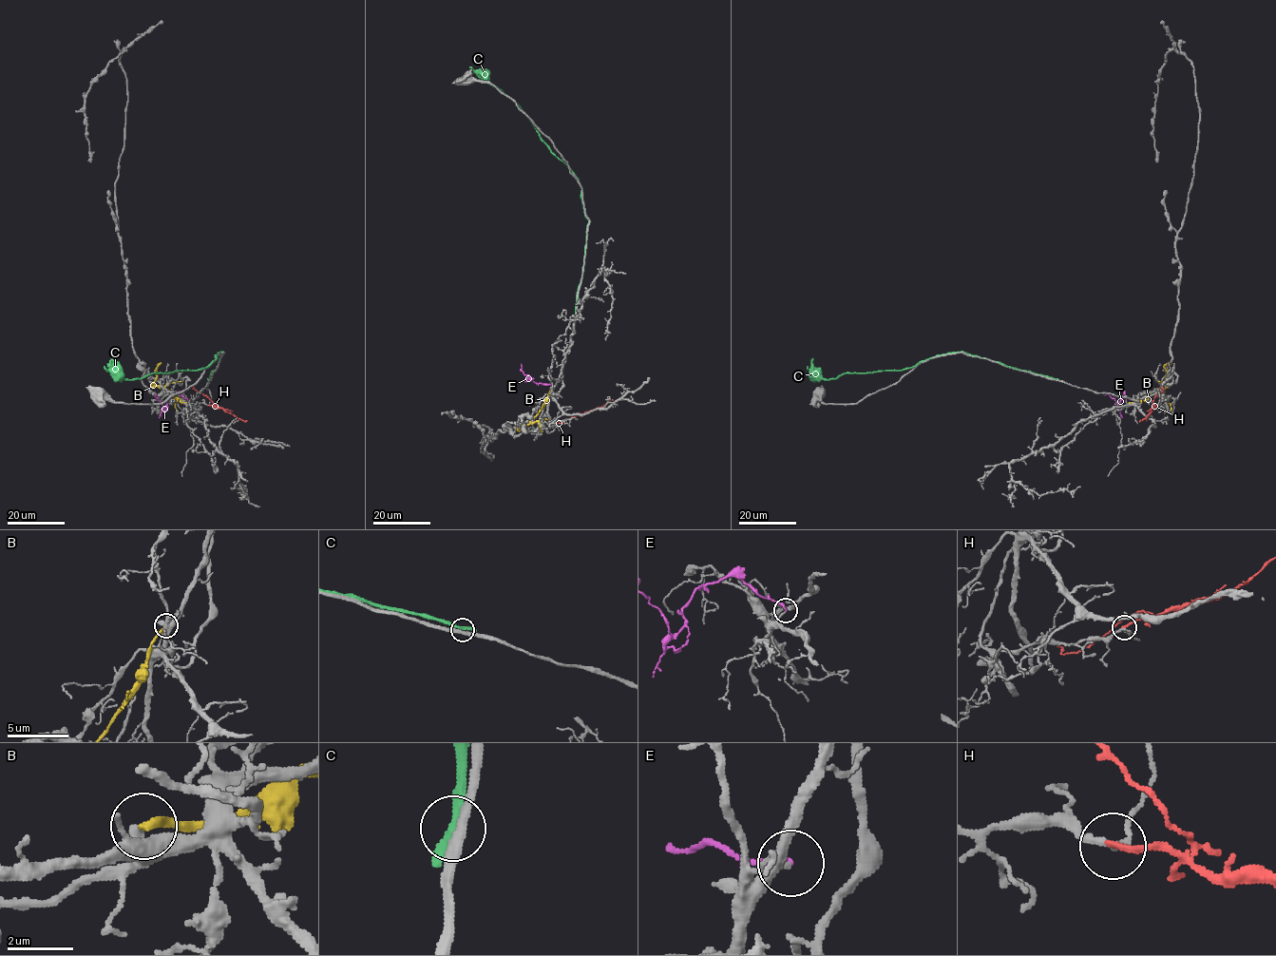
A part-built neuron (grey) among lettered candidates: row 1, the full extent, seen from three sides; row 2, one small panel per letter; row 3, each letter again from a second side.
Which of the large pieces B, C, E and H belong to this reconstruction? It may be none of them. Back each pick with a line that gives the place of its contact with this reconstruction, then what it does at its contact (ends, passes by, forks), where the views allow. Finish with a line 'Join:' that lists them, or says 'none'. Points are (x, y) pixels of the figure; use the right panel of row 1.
H: meets grey at (1156, 405); it ends there
Join: H

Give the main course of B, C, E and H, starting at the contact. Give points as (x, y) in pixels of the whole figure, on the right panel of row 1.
B: (1129, 403), (1138, 402), (1169, 384), (1164, 365), (1170, 365)
C: (1056, 379), (962, 352), (928, 358), (909, 368), (846, 372), (835, 378), (821, 379), (807, 366)
E: (1126, 402), (1124, 393), (1118, 407), (1114, 399), (1104, 395)
H: (1157, 405), (1139, 420)

